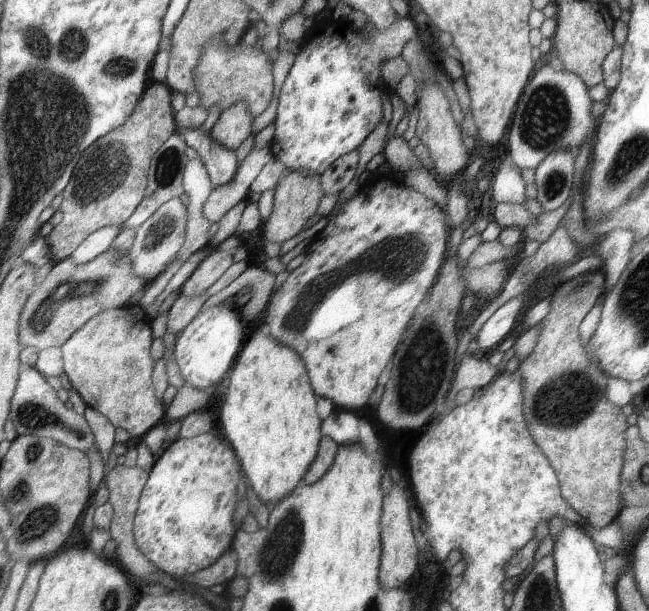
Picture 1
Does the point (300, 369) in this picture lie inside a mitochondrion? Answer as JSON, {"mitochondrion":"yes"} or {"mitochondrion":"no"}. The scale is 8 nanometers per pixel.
{"mitochondrion":"no"}

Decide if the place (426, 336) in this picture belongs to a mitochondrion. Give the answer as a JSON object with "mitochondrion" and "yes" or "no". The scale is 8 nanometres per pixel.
{"mitochondrion":"yes"}

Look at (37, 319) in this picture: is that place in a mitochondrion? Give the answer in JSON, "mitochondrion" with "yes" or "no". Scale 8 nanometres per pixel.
{"mitochondrion":"yes"}

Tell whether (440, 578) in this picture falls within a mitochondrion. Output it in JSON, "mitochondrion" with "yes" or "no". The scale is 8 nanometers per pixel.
{"mitochondrion":"no"}

